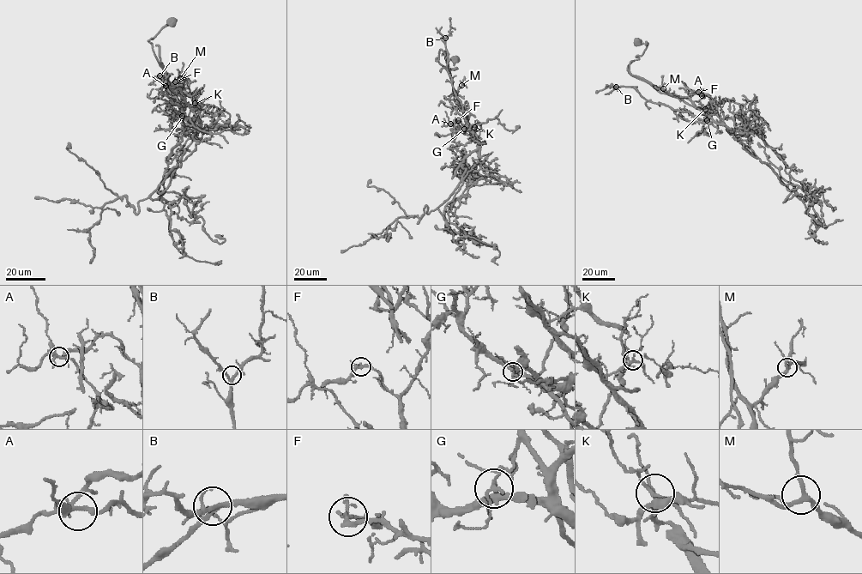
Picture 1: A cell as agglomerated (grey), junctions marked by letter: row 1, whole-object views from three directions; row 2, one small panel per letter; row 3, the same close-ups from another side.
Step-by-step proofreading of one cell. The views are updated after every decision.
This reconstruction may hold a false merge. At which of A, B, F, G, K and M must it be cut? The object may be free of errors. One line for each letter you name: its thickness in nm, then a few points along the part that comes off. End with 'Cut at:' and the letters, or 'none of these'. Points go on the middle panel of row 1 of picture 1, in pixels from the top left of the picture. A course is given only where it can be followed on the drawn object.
F: 190 nm thick; foreign part runs (458, 120), (477, 141), (479, 160), (473, 158), (478, 161), (444, 218), (455, 242), (467, 236), (496, 249)
Cut at: F

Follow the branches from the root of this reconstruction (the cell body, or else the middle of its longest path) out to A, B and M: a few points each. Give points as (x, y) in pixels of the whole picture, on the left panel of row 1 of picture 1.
A: (171, 21), (148, 41), (174, 87), (181, 91), (184, 77), (190, 82), (173, 81), (165, 86)
B: (171, 21), (148, 41), (170, 87), (184, 100), (195, 117), (189, 119), (161, 92), (163, 77), (159, 75)
M: (171, 21), (148, 41), (168, 81), (173, 84), (180, 78)

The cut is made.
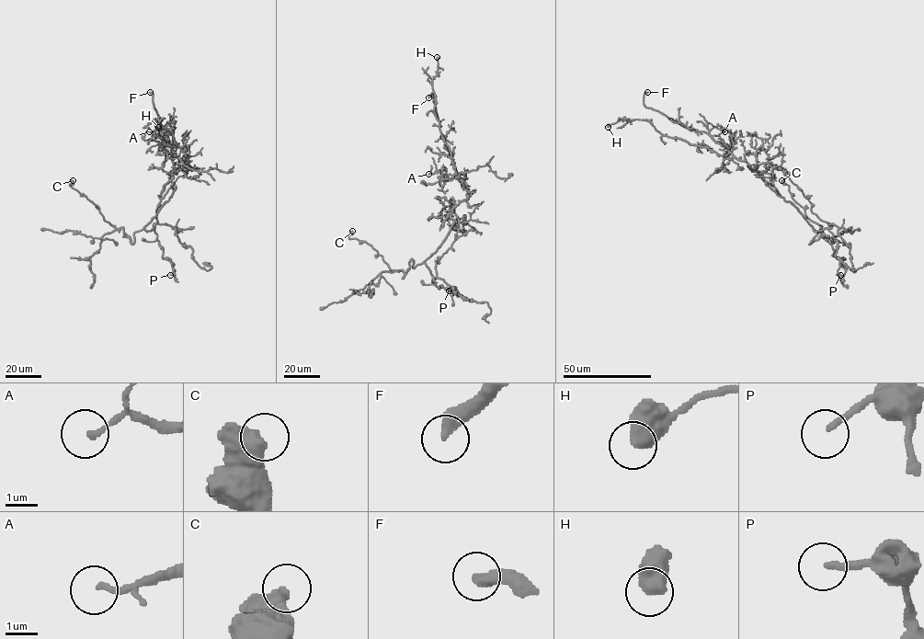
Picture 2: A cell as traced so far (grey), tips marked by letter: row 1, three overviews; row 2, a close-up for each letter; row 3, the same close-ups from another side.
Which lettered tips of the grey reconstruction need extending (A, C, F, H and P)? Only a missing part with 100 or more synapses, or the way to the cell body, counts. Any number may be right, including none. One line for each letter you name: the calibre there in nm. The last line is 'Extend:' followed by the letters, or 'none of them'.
F: 400 nm
Extend: F

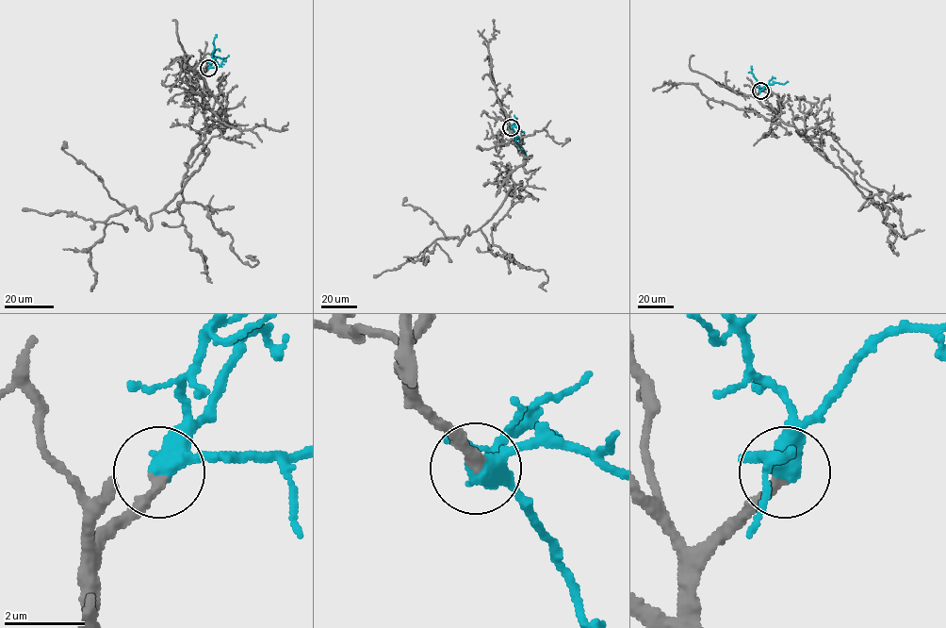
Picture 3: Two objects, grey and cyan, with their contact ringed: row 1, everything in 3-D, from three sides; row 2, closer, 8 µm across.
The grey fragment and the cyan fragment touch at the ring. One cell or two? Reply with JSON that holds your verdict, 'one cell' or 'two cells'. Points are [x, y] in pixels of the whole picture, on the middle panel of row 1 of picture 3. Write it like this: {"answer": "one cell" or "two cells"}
{"answer": "one cell"}

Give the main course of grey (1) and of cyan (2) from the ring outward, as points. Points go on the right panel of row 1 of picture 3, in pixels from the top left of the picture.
1: (760, 90), (763, 105), (868, 198), (858, 210), (873, 201), (871, 194), (874, 205), (910, 195)
2: (760, 90), (765, 85), (788, 82)

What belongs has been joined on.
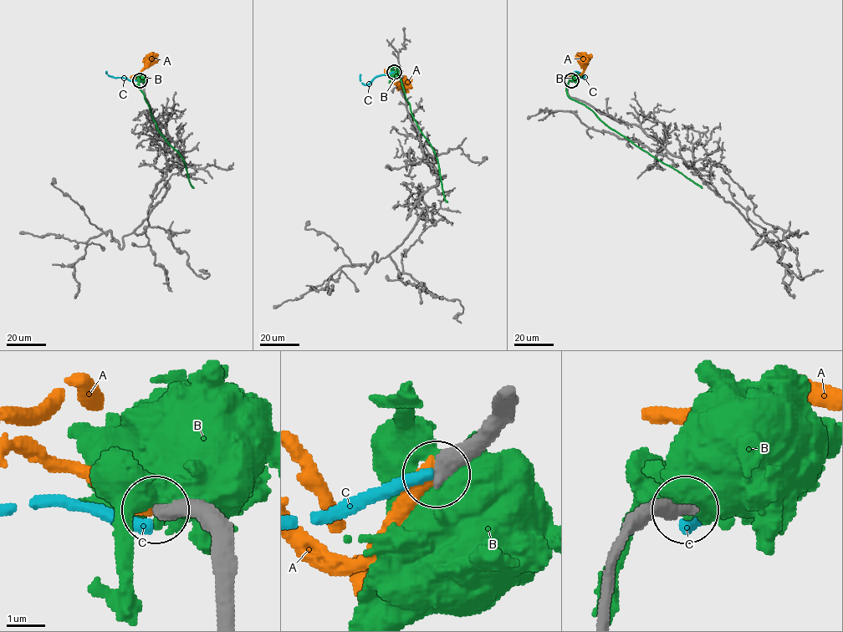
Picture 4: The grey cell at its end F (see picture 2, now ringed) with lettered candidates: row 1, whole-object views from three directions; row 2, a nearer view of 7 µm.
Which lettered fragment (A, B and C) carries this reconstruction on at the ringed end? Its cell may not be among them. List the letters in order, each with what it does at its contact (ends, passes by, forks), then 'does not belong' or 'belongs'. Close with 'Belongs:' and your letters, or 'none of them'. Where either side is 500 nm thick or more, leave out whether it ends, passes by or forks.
A: it ends; belongs
B: does not belong
C: it ends; does not belong
Belongs: A

